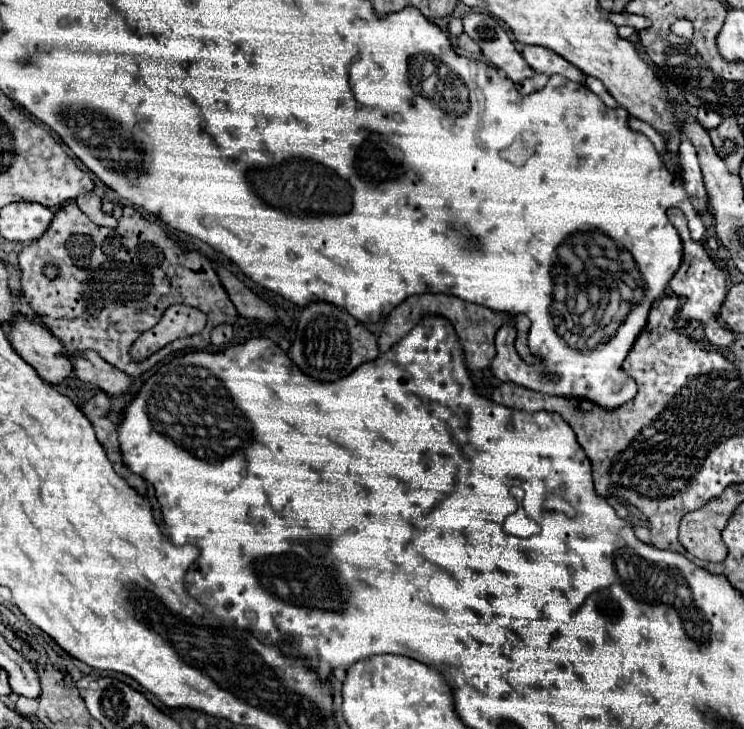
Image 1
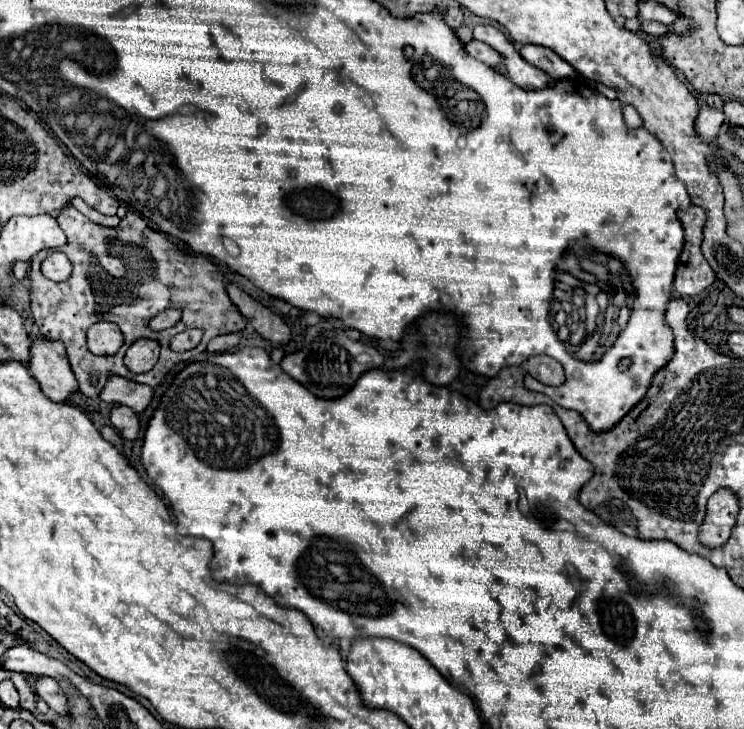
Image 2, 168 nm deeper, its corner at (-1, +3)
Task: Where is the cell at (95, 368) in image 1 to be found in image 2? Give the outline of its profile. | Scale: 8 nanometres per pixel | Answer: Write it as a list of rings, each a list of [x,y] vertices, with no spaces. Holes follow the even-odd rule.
[[[109,374],[105,390],[101,392],[99,398],[103,402],[111,402],[111,404],[125,404],[133,412],[141,414],[147,408],[151,396],[153,396],[151,386],[137,384],[133,380],[125,380],[123,376],[117,376],[117,374]]]

